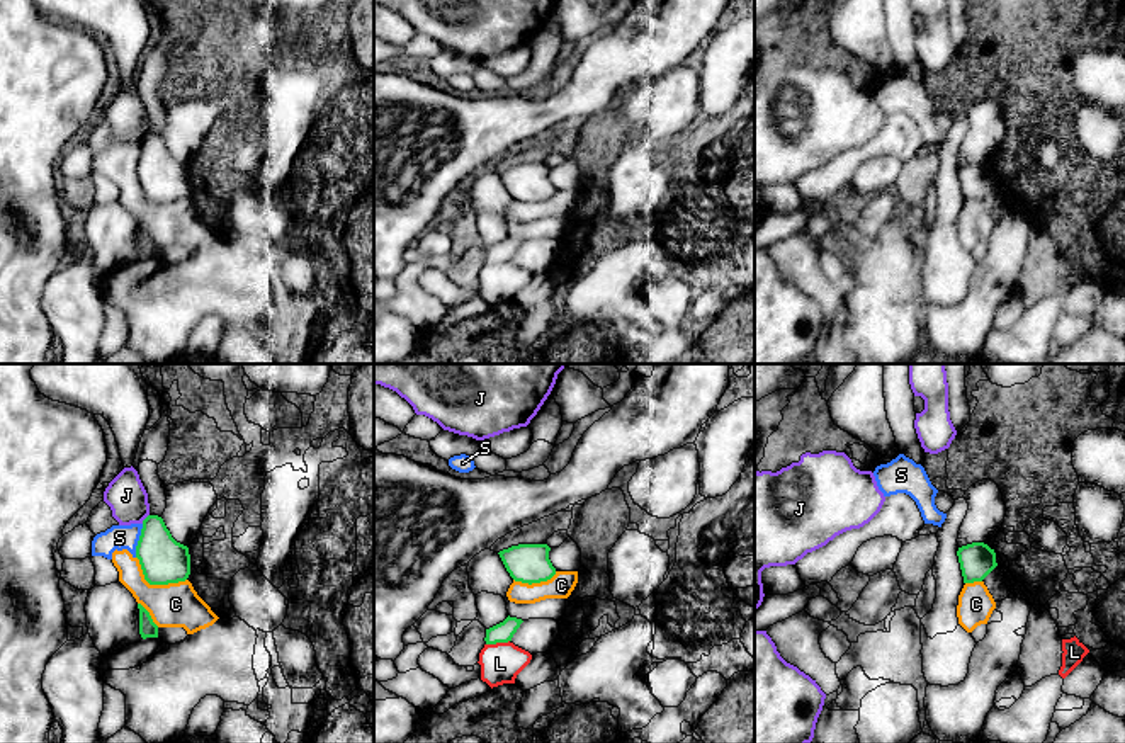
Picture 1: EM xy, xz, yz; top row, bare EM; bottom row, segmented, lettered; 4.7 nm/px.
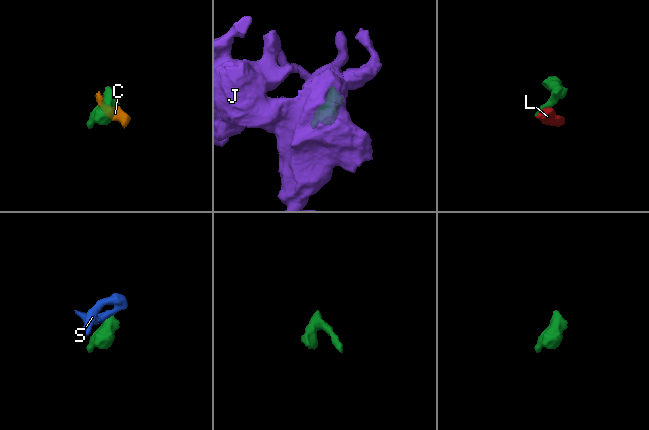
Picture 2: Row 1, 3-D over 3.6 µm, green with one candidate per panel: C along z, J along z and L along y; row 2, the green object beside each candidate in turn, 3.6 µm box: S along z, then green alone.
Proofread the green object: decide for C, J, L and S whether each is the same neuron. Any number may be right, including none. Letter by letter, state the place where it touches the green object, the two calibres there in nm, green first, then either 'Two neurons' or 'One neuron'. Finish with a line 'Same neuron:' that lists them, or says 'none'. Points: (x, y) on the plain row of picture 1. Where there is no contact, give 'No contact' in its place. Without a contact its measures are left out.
C: Touches green at xy (155, 203). Thickness 220 nm (green) against 200 nm. Two neurons
J: Touches green at xy (145, 138). Thickness 220 nm (green) against 190 nm. Two neurons
L: Touches green at xz (497, 260). Thickness 100 nm (green) against 190 nm. Two neurons
S: Touches green at xy (138, 160). Thickness 220 nm (green) against 120 nm. Two neurons
Same neuron: none

